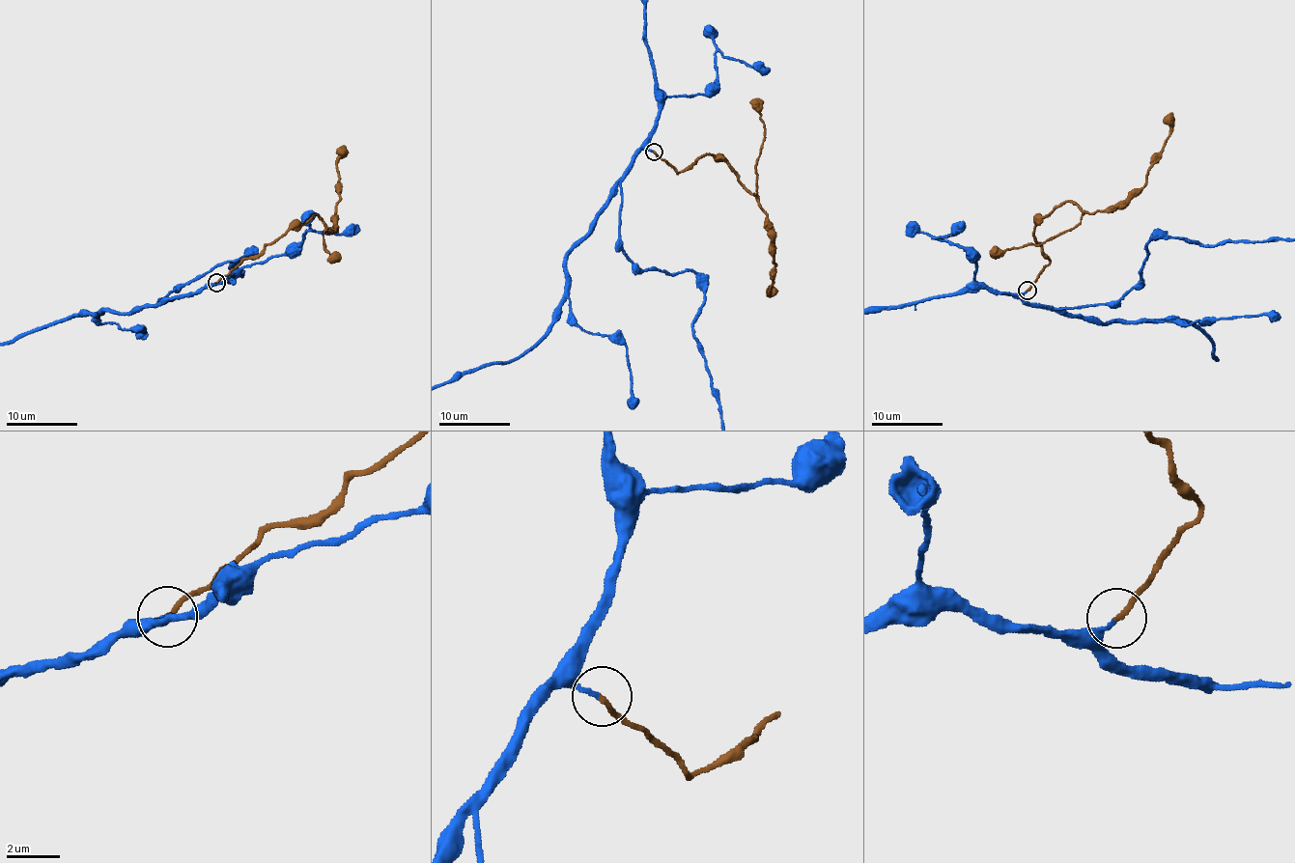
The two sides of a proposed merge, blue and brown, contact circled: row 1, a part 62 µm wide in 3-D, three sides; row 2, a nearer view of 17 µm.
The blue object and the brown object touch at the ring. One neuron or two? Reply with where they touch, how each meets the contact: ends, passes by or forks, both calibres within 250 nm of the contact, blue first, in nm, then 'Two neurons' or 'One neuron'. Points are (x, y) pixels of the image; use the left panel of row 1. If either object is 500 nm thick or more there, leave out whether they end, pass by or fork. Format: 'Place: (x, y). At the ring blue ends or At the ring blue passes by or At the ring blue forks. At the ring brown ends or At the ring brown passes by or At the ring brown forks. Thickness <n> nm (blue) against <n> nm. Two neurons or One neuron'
Place: (216, 283). At the ring blue ends. At the ring brown ends. Thickness 130 nm (blue) against 190 nm. One neuron

